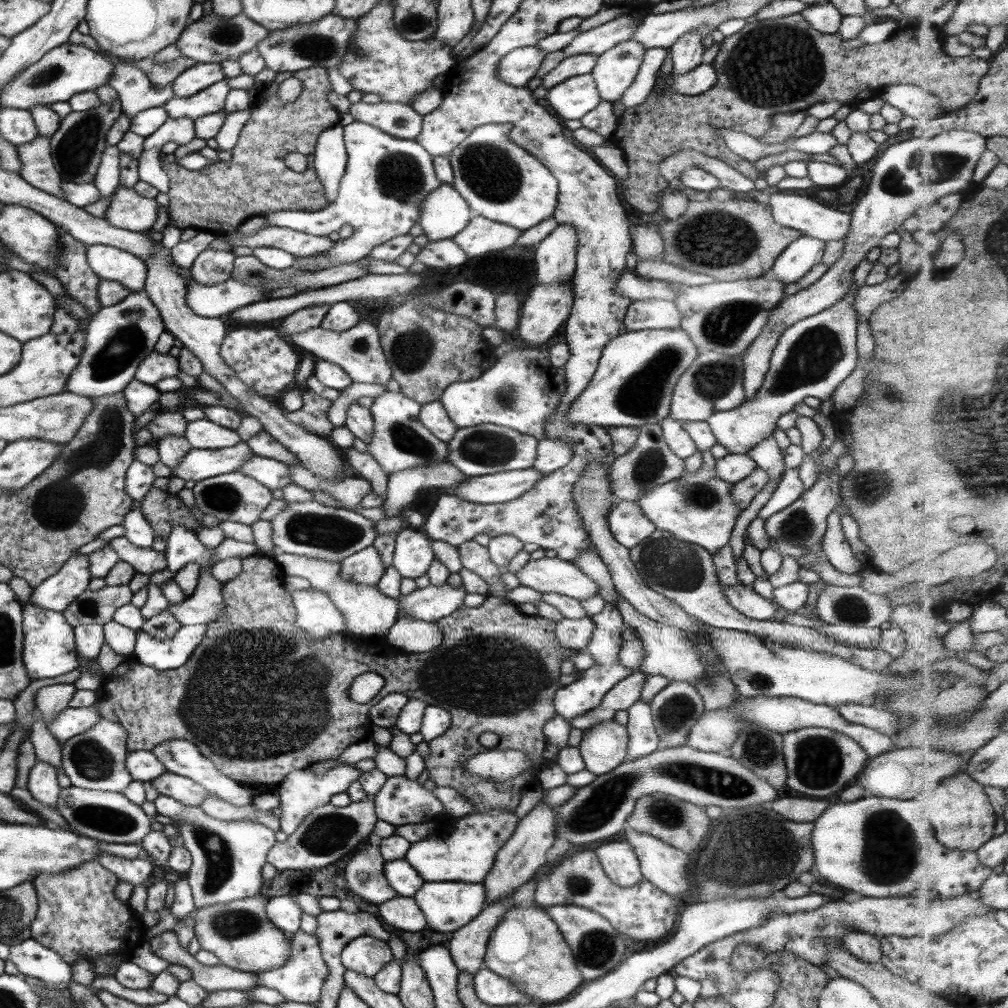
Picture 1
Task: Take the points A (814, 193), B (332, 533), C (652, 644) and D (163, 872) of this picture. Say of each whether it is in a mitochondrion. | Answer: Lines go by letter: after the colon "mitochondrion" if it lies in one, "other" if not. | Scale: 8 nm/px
A: other
B: mitochondrion
C: other
D: other

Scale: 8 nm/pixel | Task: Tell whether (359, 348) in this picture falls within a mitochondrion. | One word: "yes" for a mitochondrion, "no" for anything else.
yes

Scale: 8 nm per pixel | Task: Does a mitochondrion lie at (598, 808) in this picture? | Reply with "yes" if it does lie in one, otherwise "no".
yes

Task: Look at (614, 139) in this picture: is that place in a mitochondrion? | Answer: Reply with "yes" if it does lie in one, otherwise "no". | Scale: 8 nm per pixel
no

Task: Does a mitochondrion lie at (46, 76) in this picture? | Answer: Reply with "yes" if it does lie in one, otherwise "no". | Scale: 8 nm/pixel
yes

